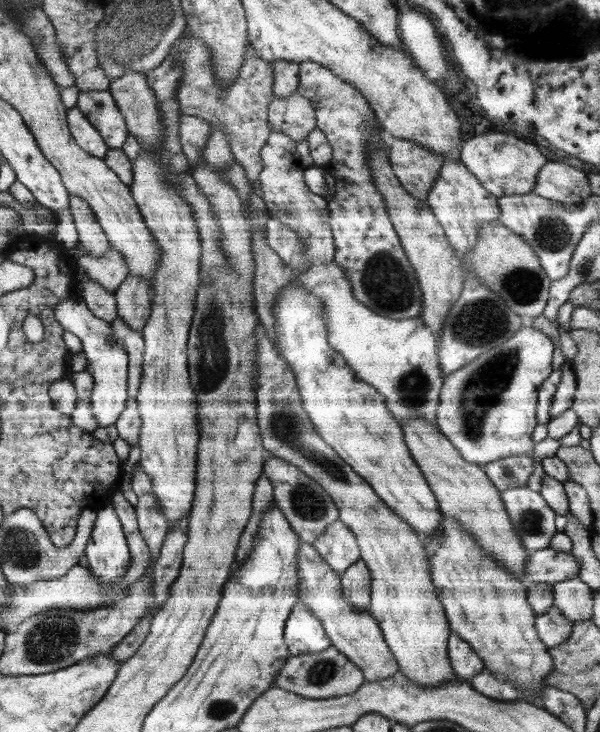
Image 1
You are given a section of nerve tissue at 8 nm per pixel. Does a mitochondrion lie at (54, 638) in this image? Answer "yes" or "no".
yes

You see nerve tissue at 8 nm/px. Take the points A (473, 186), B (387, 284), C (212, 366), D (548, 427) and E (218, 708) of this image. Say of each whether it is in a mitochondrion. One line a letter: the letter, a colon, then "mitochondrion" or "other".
A: other
B: mitochondrion
C: mitochondrion
D: other
E: mitochondrion

